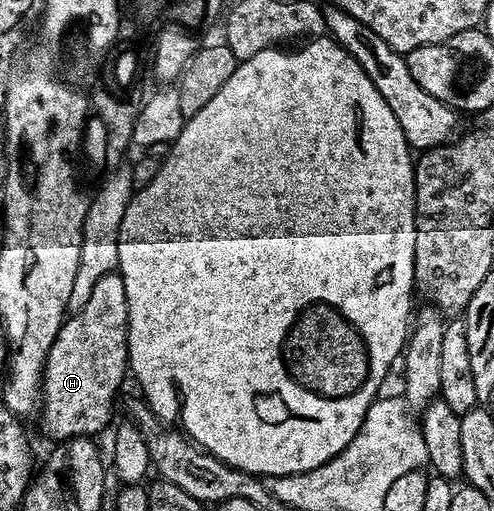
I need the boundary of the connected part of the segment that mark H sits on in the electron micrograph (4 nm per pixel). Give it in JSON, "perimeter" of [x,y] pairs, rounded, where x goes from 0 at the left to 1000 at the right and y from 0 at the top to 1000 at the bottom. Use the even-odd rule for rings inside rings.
{"perimeter":[[[227,530],[211,544],[202,544],[202,552],[194,552],[192,566],[186,568],[186,583],[178,583],[178,591],[170,591],[170,599],[162,609],[136,616],[134,626],[121,638],[121,646],[113,654],[113,669],[105,669],[105,685],[97,685],[97,701],[89,716],[89,732],[85,734],[85,789],[81,793],[81,816],[85,814],[85,838],[97,851],[109,859],[109,865],[128,861],[150,861],[156,853],[176,857],[196,855],[196,845],[213,834],[223,822],[223,812],[231,806],[231,781],[239,775],[239,765],[247,759],[247,742],[259,736],[259,583],[251,575],[251,544],[239,538],[237,530]]]}

